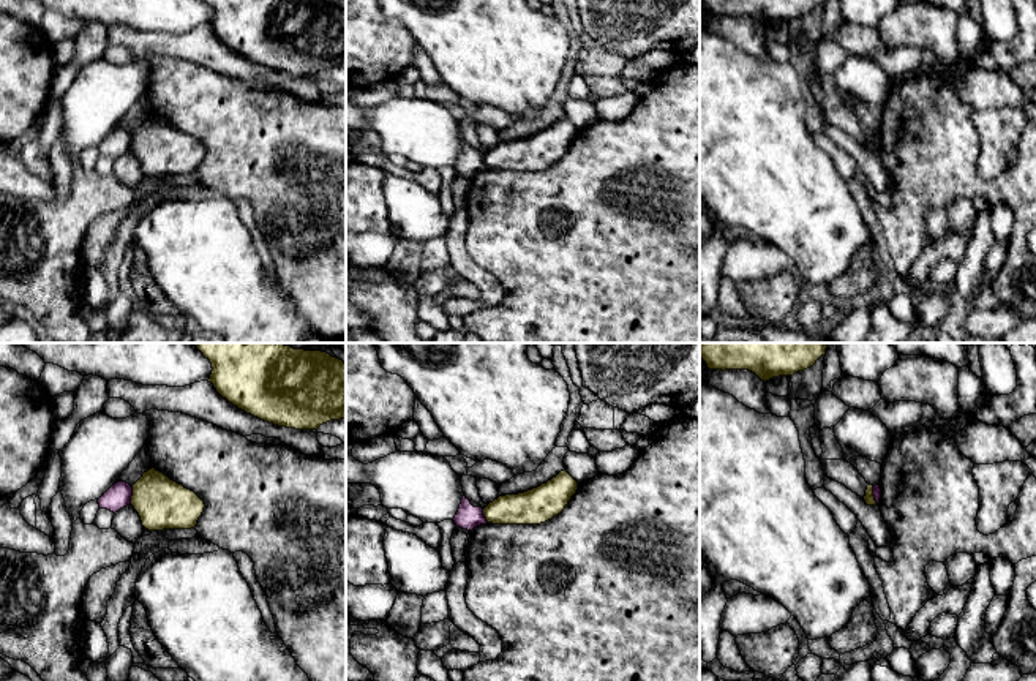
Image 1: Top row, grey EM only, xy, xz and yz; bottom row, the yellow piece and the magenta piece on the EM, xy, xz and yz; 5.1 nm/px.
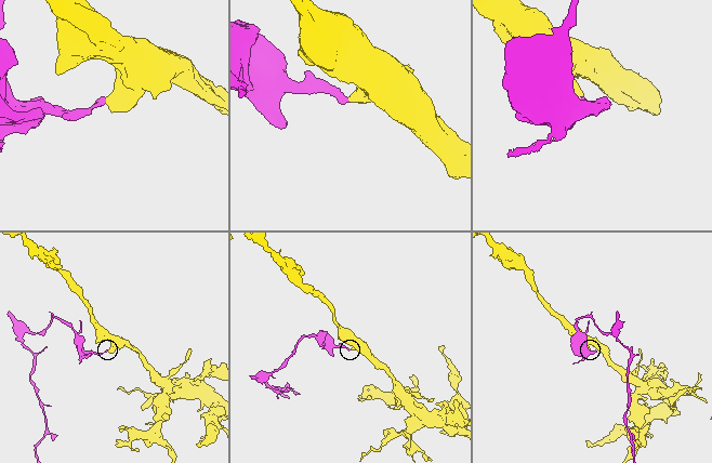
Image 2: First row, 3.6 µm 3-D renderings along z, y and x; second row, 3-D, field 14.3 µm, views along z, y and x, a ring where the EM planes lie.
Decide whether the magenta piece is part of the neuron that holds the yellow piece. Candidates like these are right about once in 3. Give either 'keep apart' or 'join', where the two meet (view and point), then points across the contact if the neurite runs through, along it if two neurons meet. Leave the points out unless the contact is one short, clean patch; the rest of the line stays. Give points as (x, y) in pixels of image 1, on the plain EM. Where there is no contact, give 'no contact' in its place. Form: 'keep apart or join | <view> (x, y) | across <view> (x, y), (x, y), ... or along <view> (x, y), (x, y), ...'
keep apart | xy (133, 141) | along xy (133, 133), (130, 149)

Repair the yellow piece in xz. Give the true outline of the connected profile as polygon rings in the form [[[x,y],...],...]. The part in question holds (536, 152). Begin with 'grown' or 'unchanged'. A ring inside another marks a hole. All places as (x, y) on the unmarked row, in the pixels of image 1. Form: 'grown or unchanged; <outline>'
unchanged; [[[564,115],[537,134],[499,142],[483,155],[493,171],[540,171],[559,161],[578,136],[578,128]]]

